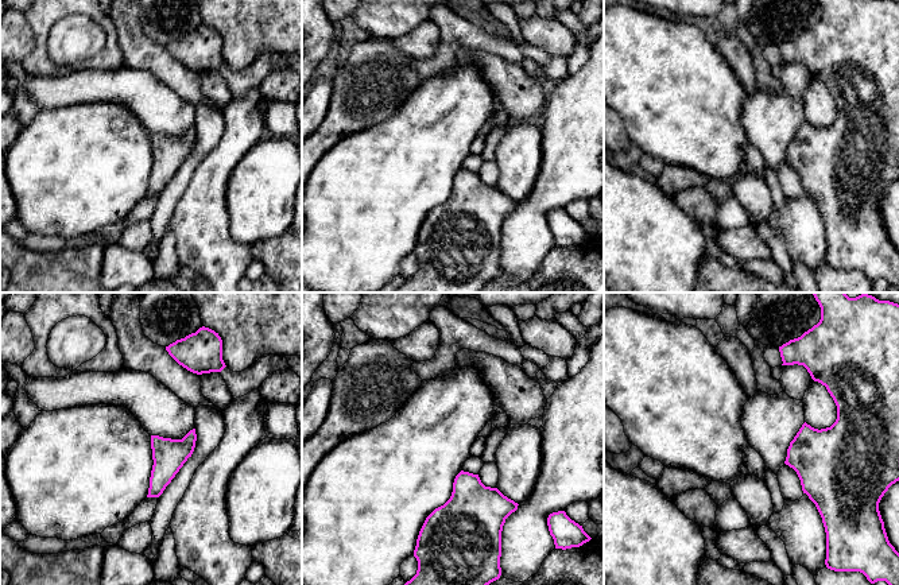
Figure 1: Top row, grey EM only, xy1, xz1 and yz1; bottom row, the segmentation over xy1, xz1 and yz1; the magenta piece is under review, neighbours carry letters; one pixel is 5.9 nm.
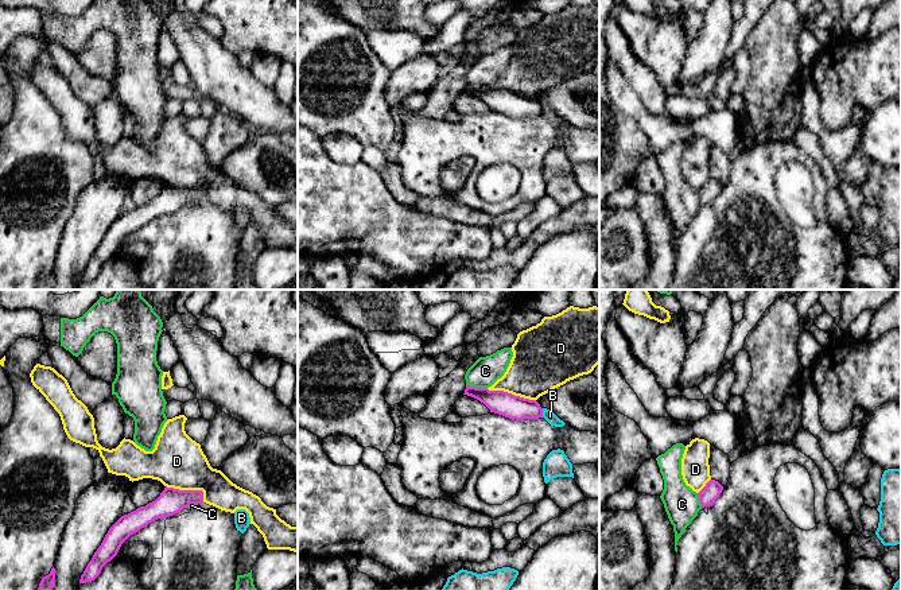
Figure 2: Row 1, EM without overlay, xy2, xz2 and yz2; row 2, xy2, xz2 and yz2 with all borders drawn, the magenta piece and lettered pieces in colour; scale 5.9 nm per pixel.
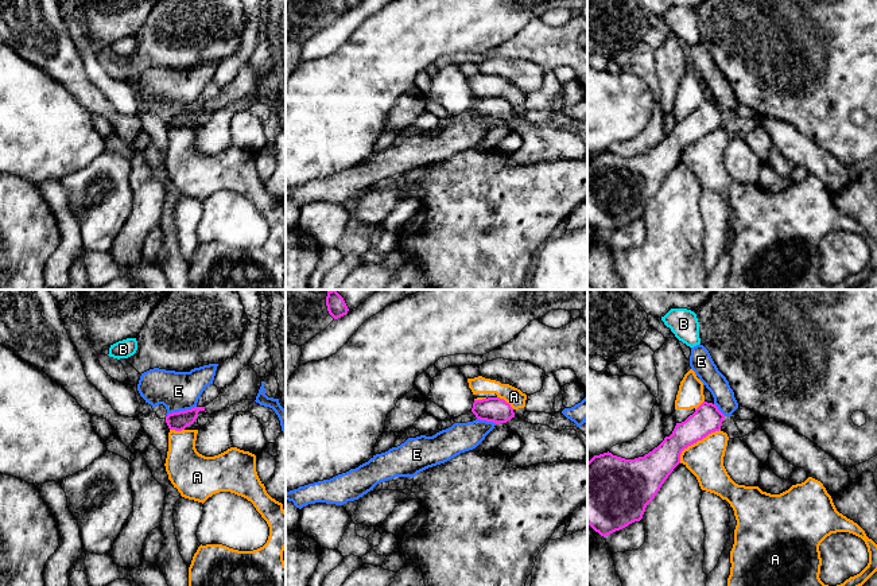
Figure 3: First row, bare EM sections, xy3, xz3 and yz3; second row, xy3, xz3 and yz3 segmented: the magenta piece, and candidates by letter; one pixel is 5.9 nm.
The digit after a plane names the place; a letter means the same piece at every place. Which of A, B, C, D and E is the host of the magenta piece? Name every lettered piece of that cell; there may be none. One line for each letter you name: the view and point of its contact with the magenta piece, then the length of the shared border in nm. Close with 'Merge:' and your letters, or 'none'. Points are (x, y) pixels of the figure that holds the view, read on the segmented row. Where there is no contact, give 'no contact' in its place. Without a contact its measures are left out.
Merge: none

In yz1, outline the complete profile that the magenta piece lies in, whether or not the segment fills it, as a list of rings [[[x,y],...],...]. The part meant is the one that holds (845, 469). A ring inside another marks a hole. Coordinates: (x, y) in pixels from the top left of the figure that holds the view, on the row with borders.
[[[813,292],[821,307],[821,319],[801,337],[790,340],[779,346],[782,365],[803,365],[814,381],[826,387],[837,406],[837,419],[826,429],[814,429],[806,422],[802,425],[787,449],[784,464],[793,468],[802,485],[803,493],[815,504],[826,532],[826,559],[828,569],[834,572],[860,572],[871,584],[886,581],[888,585],[899,585],[899,553],[890,543],[884,522],[879,511],[879,503],[888,488],[899,481],[899,305],[890,301],[879,301],[872,295],[861,294],[849,298],[845,292]]]

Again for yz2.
[[[710,480],[706,486],[698,493],[702,506],[710,506],[722,493],[723,486],[715,481]]]

